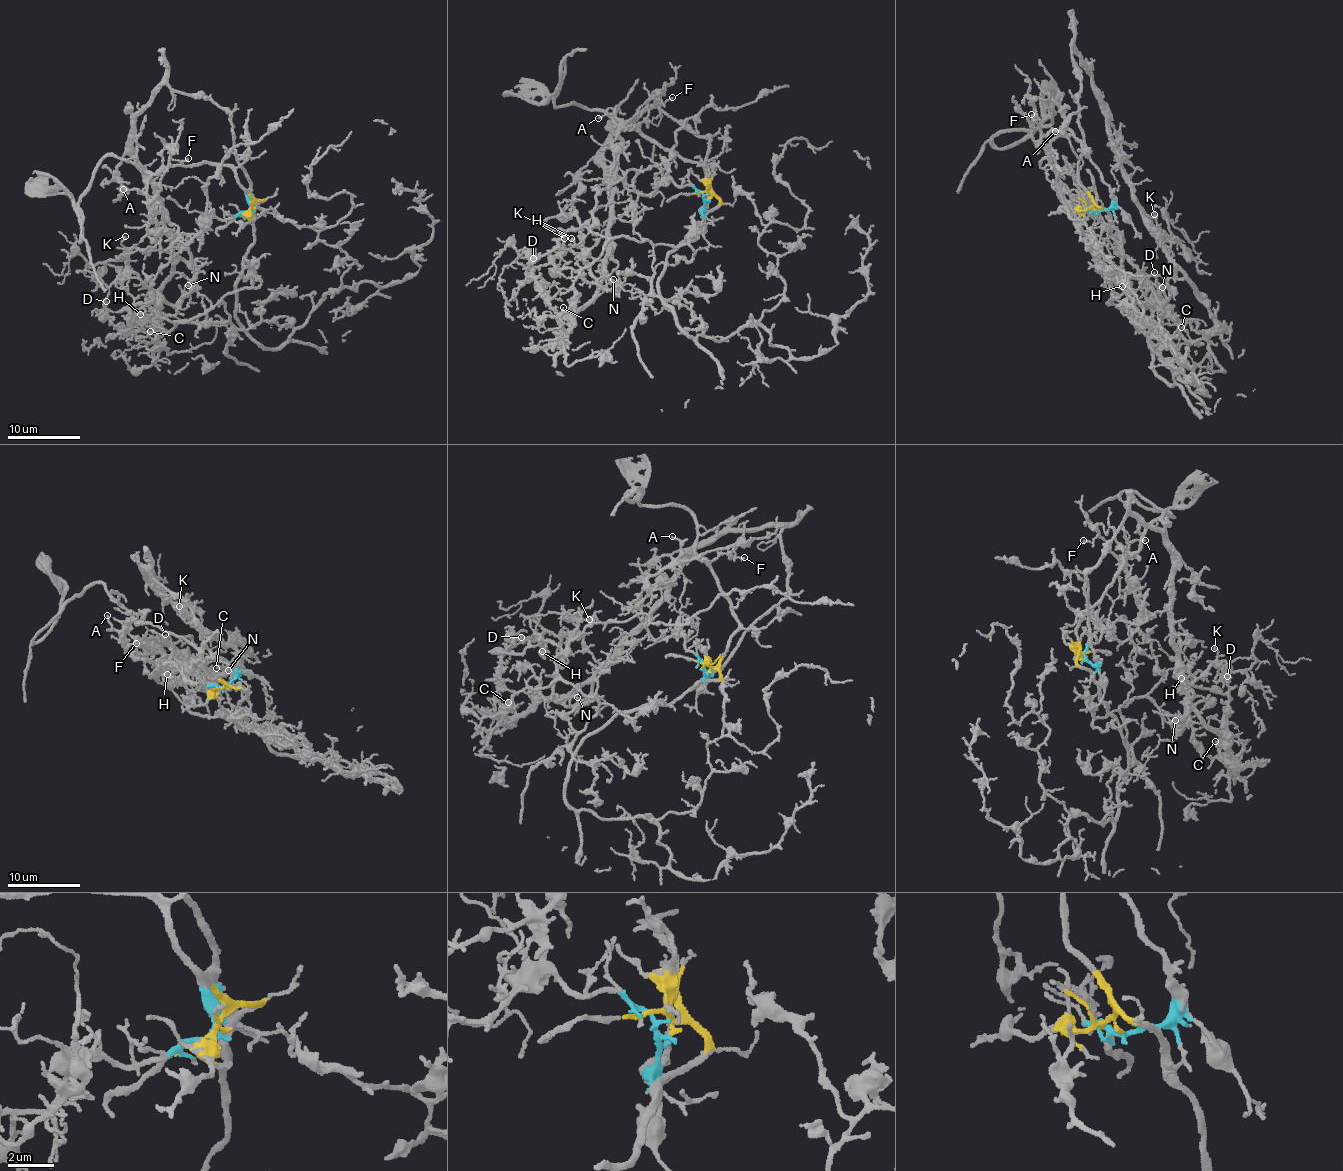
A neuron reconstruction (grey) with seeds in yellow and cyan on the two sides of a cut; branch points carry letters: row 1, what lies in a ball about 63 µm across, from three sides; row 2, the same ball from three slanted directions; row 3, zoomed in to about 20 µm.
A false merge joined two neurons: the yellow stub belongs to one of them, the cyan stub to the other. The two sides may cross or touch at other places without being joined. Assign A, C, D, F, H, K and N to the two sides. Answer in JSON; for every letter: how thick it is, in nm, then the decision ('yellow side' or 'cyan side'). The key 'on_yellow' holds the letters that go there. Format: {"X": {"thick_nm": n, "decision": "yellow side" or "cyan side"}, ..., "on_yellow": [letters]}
{"A": {"thick_nm": 120, "decision": "yellow side"}, "C": {"thick_nm": 160, "decision": "cyan side"}, "D": {"thick_nm": 100, "decision": "cyan side"}, "F": {"thick_nm": 150, "decision": "yellow side"}, "H": {"thick_nm": 140, "decision": "cyan side"}, "K": {"thick_nm": 140, "decision": "cyan side"}, "N": {"thick_nm": 120, "decision": "cyan side"}, "on_yellow": ["A", "F"]}

